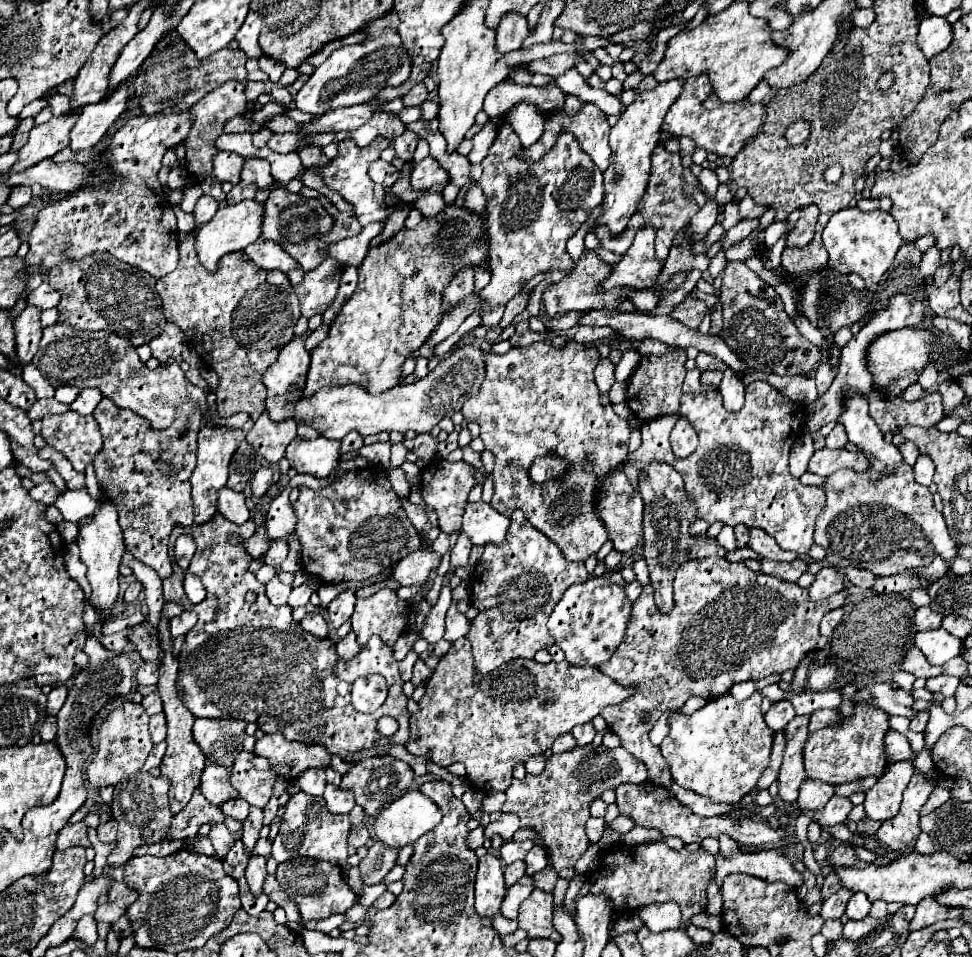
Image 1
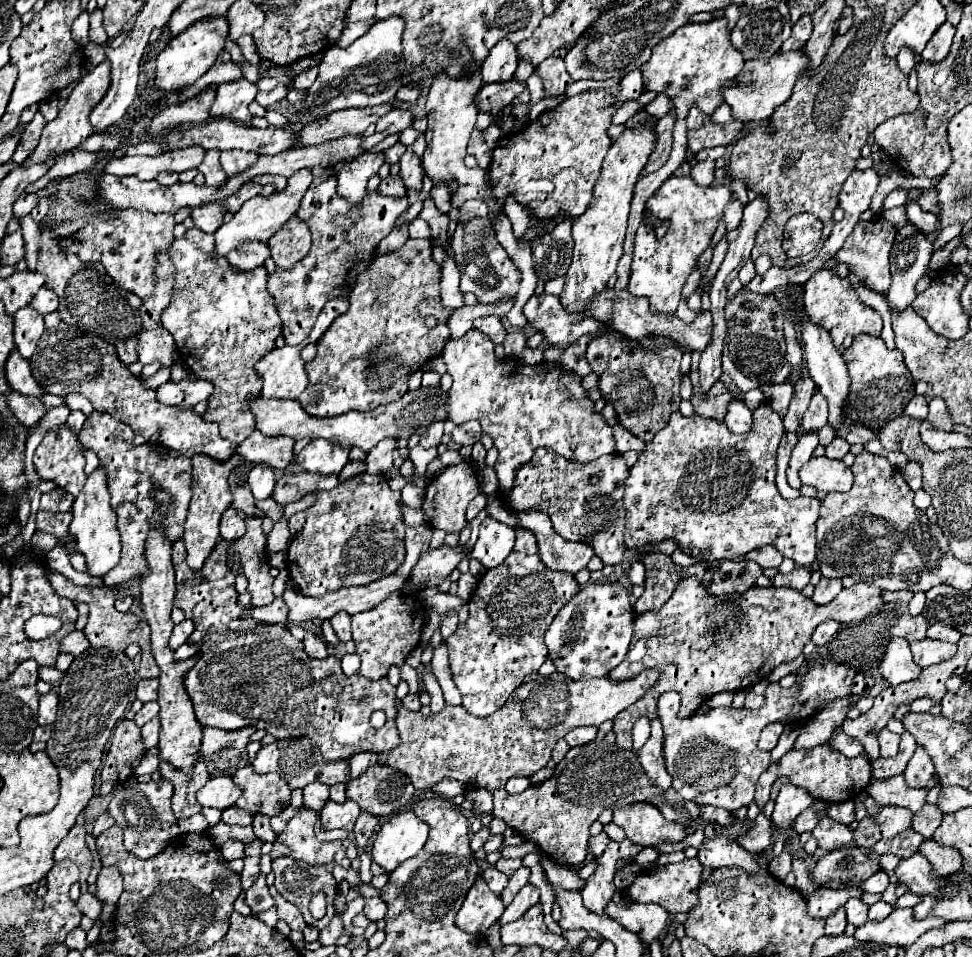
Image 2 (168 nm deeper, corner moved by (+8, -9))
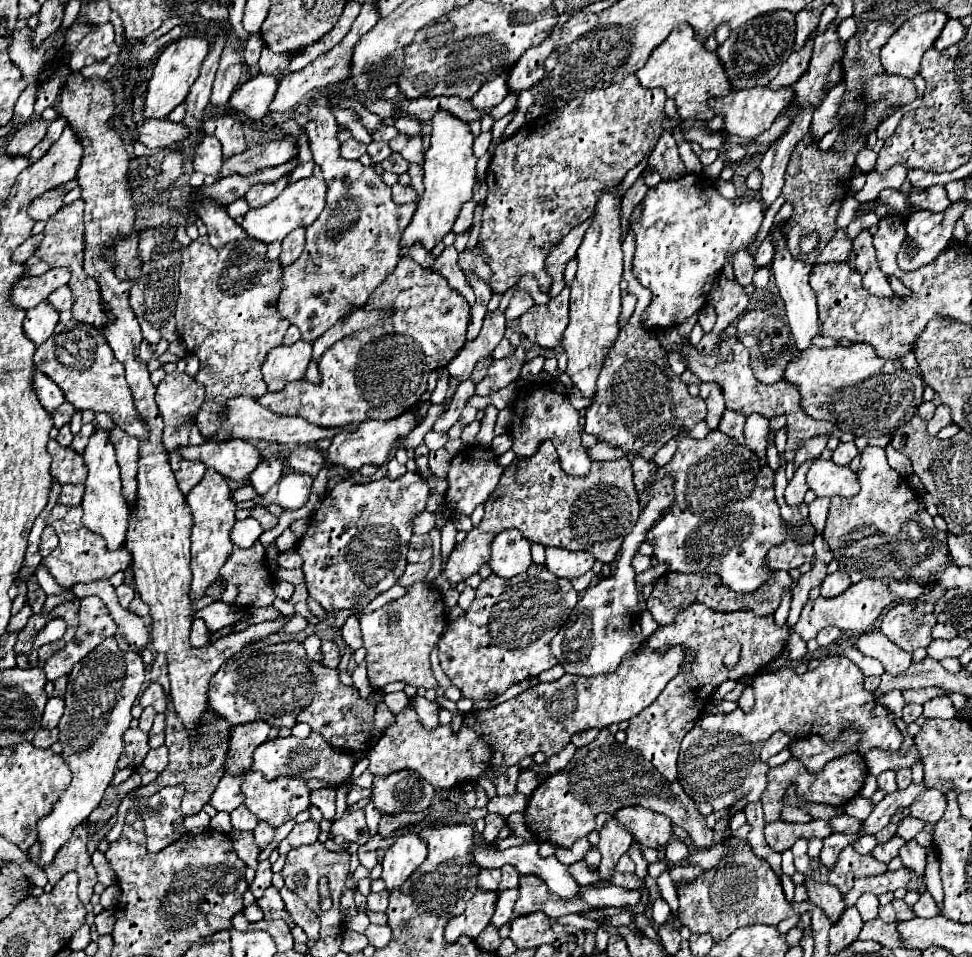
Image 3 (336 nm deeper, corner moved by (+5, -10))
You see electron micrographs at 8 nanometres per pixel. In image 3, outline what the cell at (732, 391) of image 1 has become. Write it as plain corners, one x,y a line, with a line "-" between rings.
751,414
745,420
745,446
749,446
751,452
755,452
761,460
761,464
765,464
765,448
767,448
767,432
769,432
769,420
761,414

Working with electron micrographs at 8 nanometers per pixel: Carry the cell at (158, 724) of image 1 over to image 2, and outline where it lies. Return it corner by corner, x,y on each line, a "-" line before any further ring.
154,717
152,721
148,721
148,723
142,727
142,739
144,739
146,749
158,745
158,733
160,733
160,719

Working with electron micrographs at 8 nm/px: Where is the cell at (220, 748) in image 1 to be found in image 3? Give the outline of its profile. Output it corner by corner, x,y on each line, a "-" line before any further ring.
251,722
233,726
229,736
229,754
225,756
225,770
233,776
245,776
253,766
253,752
267,740
271,726
267,722

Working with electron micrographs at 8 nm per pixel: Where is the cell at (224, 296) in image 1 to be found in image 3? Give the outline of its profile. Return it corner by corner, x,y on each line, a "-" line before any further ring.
199,236
189,246
181,250
181,276
179,276
179,300
175,308
177,332
181,342
187,346
187,352
197,356
201,366
195,376
199,384
205,386
207,396
201,404
201,410
195,418
203,438
215,440
217,430
221,428
221,414
225,414
225,402
241,394
265,394
267,386
261,374
261,362
267,352
275,346
281,346
281,340
289,328
289,322
277,312
277,296
281,292
281,266
279,262
267,260
267,246
257,240
245,244
225,246
221,250
209,246
207,236

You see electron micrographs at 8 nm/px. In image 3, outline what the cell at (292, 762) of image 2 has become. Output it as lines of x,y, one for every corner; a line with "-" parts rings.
311,732
303,740
301,738
295,738
295,736
267,740
253,754
253,770
263,772
263,776
267,780
273,780
277,776
295,776
295,778
301,778
301,780
319,778
319,780
327,782
331,788
337,788
339,784
343,784
345,780
351,778
353,762
355,760
353,760
351,754
337,752
333,748
329,750
329,744
317,732

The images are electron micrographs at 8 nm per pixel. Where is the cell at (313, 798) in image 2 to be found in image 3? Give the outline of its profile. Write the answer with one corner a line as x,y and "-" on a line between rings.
321,788
311,792
311,804
315,804
325,820
333,820
335,816
335,788

